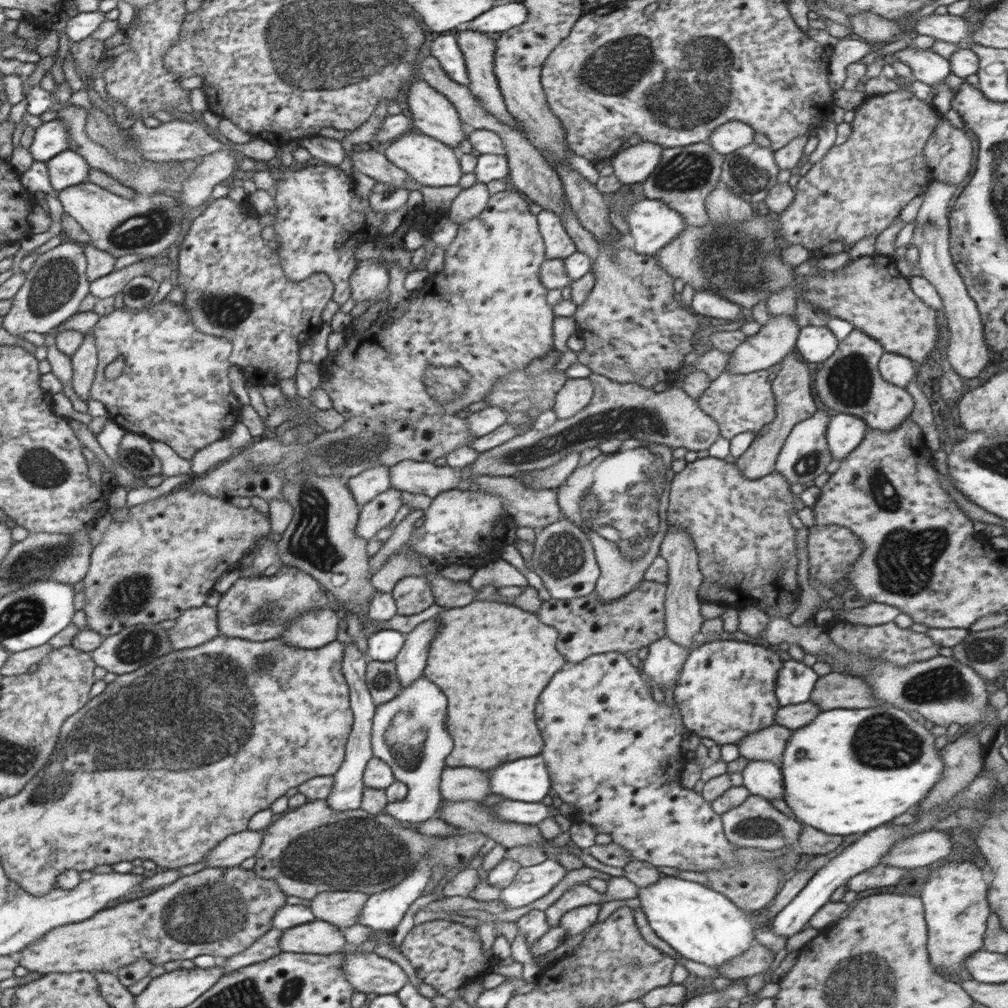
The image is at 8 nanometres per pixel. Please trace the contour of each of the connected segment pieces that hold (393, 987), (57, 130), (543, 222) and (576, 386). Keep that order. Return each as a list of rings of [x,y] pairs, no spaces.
[[[373,952],[348,953],[342,972],[354,991],[368,994],[394,994],[408,983],[408,977],[397,964]]]
[[[53,119],[35,130],[32,145],[28,150],[35,161],[48,162],[56,154],[68,150],[68,136],[67,125]]]
[[[542,210],[537,214],[539,231],[545,245],[547,259],[566,259],[577,252],[572,238],[567,234],[560,217],[552,210]]]
[[[588,377],[570,378],[554,400],[553,411],[559,422],[577,414],[594,397],[594,388]]]

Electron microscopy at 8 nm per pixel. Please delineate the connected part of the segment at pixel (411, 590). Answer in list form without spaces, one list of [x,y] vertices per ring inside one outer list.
[[[424,577],[402,578],[391,592],[397,607],[397,614],[410,616],[423,612],[435,604],[429,581]]]

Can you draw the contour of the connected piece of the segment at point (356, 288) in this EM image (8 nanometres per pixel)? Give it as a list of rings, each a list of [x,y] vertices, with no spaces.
[[[370,259],[360,260],[350,276],[351,296],[355,304],[376,298],[389,286],[386,265]]]

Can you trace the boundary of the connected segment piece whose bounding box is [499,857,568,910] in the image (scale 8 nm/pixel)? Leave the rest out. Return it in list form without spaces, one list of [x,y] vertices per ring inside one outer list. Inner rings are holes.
[[[554,857],[536,866],[520,868],[514,880],[502,889],[499,900],[506,906],[506,910],[528,906],[530,902],[546,896],[564,878],[567,871]]]

